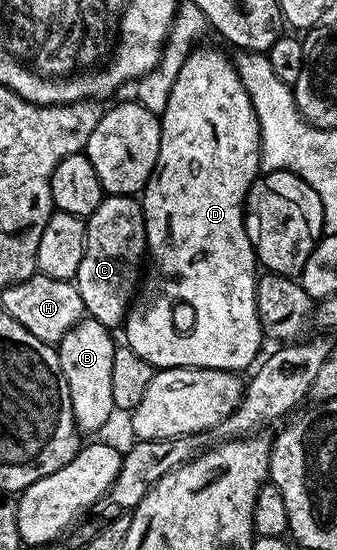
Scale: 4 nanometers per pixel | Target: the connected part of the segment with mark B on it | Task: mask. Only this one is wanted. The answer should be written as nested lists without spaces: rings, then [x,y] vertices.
[[[85,316],[58,342],[58,352],[62,363],[62,375],[66,375],[66,405],[70,410],[70,417],[74,420],[75,428],[81,434],[96,433],[108,420],[116,409],[114,390],[110,388],[110,374],[114,368],[114,351],[117,342],[112,341],[113,330],[93,317]]]

